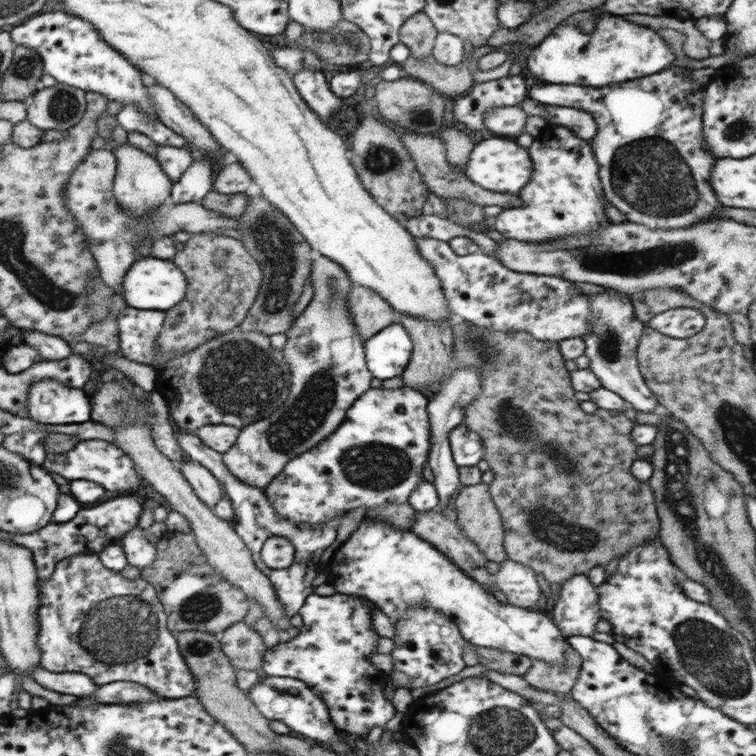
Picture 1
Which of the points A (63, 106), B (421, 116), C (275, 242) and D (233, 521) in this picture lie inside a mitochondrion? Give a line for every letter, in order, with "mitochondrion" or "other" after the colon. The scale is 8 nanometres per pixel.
A: mitochondrion
B: mitochondrion
C: mitochondrion
D: other

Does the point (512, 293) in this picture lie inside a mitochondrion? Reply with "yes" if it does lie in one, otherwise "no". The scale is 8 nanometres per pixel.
no

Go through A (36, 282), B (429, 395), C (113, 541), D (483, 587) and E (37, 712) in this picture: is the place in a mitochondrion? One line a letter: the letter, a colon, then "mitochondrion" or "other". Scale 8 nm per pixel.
A: mitochondrion
B: other
C: other
D: other
E: other

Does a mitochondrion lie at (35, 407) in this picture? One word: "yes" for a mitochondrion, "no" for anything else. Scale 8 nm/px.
no

